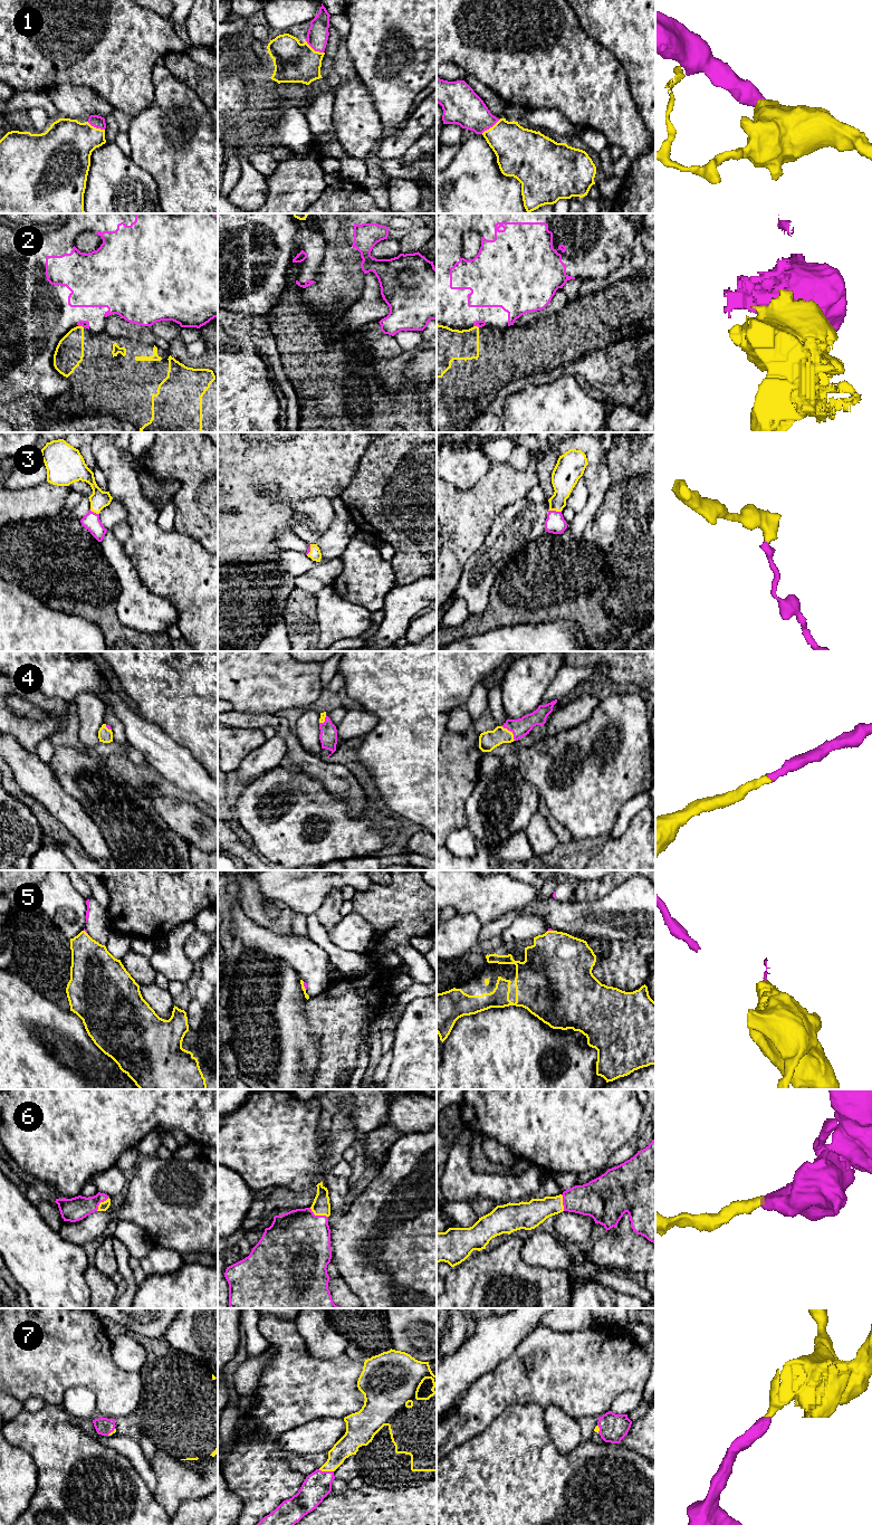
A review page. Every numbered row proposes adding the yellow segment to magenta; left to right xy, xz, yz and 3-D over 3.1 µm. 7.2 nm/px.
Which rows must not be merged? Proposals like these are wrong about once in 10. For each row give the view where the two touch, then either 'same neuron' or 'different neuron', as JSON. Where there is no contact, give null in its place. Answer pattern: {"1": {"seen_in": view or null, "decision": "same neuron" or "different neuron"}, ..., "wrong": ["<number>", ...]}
{"1": {"seen_in": "xz", "decision": "same neuron"}, "2": {"seen_in": "xy", "decision": "different neuron"}, "3": {"seen_in": "yz", "decision": "same neuron"}, "4": {"seen_in": "yz", "decision": "same neuron"}, "5": {"seen_in": "xz", "decision": "different neuron"}, "6": {"seen_in": "xz", "decision": "same neuron"}, "7": {"seen_in": "xz", "decision": "same neuron"}, "wrong": ["2", "5"]}

